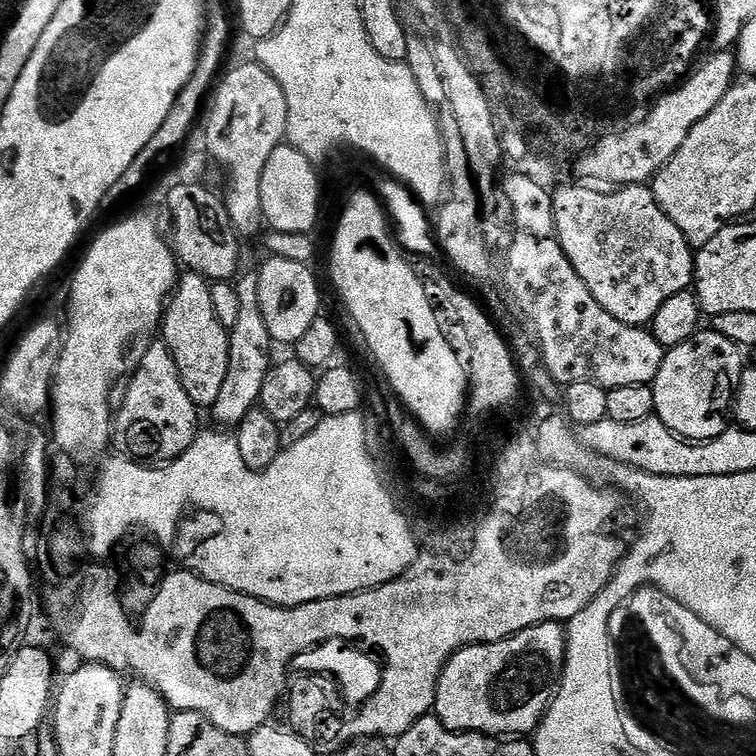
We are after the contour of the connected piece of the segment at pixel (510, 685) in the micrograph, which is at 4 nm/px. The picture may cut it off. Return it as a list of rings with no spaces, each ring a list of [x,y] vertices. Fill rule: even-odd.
[[[551,620],[493,644],[461,648],[448,659],[436,683],[434,714],[451,732],[484,732],[497,738],[535,733],[560,686],[567,645],[565,625]]]

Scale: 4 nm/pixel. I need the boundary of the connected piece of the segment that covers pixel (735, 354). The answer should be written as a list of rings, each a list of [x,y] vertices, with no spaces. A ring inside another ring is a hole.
[[[714,330],[704,331],[697,331],[696,335],[691,336],[686,342],[665,351],[662,370],[658,370],[658,378],[651,385],[656,407],[654,415],[670,431],[689,442],[713,440],[730,427],[729,409],[733,407],[736,388],[740,385],[740,376],[746,367],[745,353],[734,342],[730,342],[730,338],[722,338],[722,334]]]

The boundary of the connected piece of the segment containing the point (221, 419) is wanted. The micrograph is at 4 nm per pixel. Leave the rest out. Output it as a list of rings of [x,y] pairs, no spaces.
[[[255,271],[246,272],[239,277],[236,284],[240,309],[238,322],[234,322],[228,334],[230,366],[226,366],[226,379],[223,380],[222,390],[218,393],[218,402],[214,402],[210,410],[210,416],[220,423],[217,425],[228,430],[239,428],[242,418],[246,418],[246,414],[250,414],[250,410],[260,404],[263,383],[266,382],[267,374],[274,365],[272,359],[274,341],[270,330],[266,330],[266,318],[262,318],[262,306],[258,306],[258,278]]]

